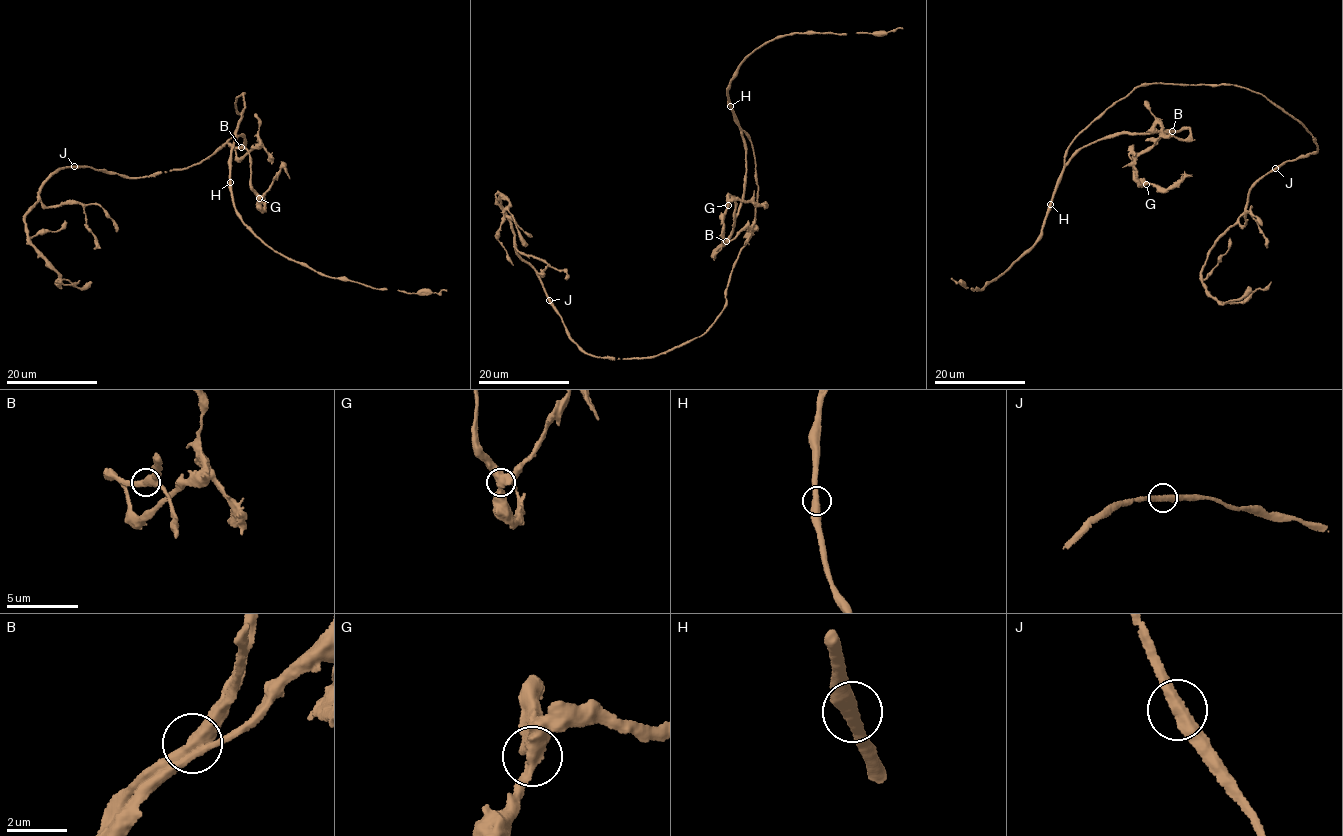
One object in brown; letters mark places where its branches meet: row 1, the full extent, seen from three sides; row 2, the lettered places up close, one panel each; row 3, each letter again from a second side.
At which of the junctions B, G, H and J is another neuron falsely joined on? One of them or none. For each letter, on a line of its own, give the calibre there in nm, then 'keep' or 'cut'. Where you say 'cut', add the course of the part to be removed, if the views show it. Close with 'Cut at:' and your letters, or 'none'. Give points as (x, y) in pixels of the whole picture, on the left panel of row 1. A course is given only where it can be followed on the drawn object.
B: 480 nm | keep
G: 500 nm | keep
H: 440 nm | keep
J: 420 nm | keep
Cut at: none

